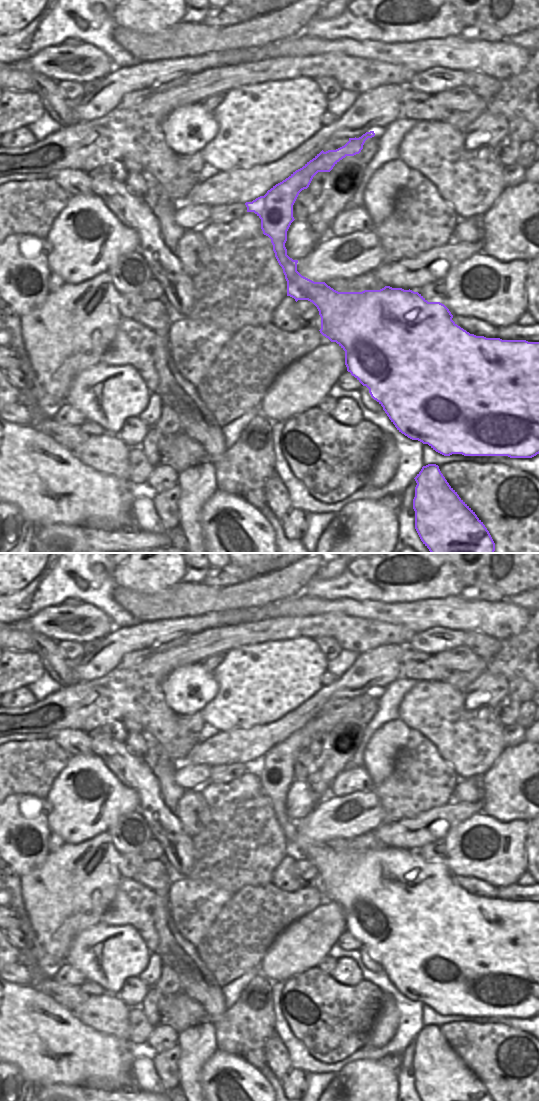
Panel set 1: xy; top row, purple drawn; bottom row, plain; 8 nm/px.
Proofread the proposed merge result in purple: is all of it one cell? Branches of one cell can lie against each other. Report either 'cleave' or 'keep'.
cleave

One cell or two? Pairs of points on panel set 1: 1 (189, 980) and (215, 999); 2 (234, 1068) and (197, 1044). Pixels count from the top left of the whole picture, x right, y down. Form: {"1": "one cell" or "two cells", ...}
{"1": "one cell", "2": "two cells"}

